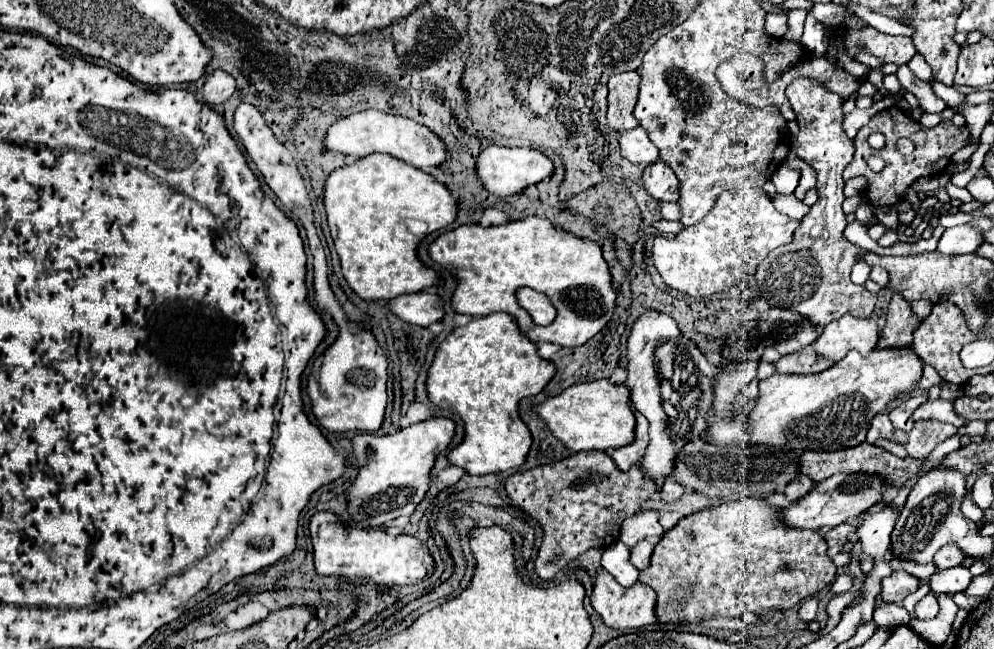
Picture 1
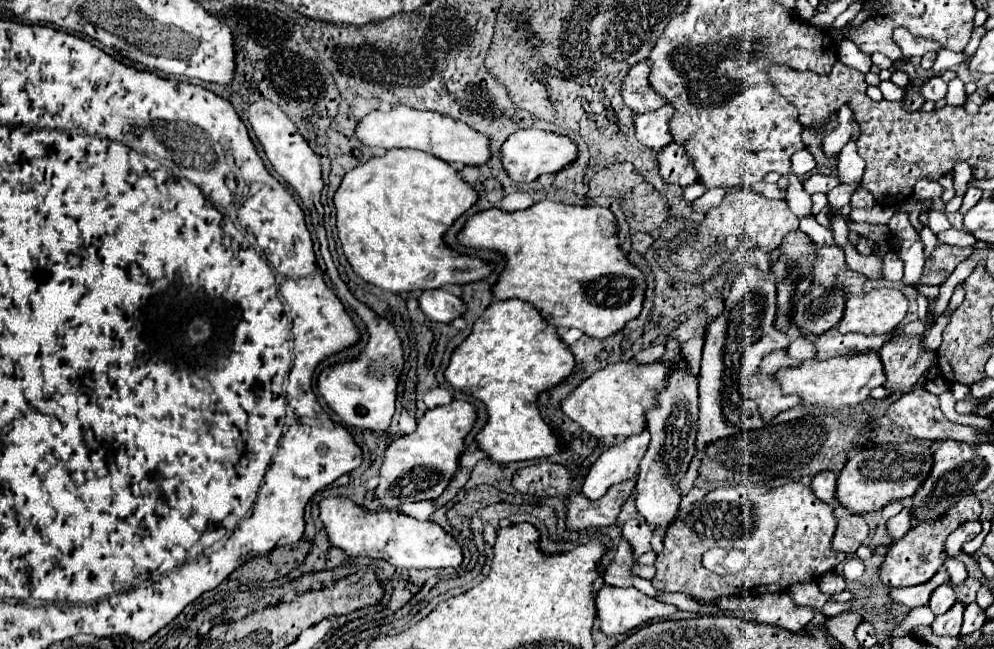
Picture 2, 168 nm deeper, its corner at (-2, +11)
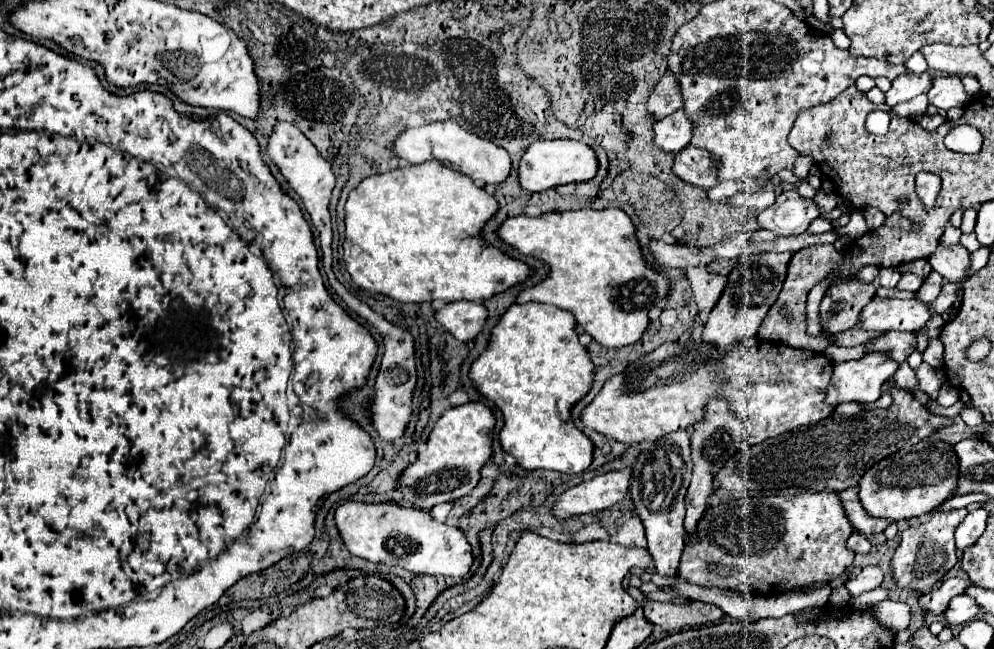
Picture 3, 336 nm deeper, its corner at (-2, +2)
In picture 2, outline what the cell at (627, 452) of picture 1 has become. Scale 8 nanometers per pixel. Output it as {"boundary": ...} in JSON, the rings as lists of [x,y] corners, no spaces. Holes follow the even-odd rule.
{"boundary":[[[644,429],[640,435],[632,435],[624,443],[604,451],[584,477],[582,493],[588,499],[600,499],[612,485],[632,479],[638,471],[640,457],[644,457],[648,441],[650,433]]]}

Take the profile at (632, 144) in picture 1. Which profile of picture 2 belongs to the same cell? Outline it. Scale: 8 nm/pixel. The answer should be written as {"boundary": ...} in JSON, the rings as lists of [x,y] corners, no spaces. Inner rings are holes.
{"boundary":[[[664,105],[656,111],[636,115],[634,117],[636,139],[640,143],[652,147],[654,151],[660,151],[662,147],[666,147],[672,141],[672,133],[670,133],[670,127],[668,127],[668,119],[672,119],[672,115],[674,115],[672,105]]]}

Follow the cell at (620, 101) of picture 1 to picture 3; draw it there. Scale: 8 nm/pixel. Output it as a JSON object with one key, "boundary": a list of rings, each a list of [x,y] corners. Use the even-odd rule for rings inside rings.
{"boundary":[[[666,72],[652,88],[646,108],[654,118],[664,118],[664,116],[670,116],[672,112],[680,110],[682,106],[684,106],[684,102],[678,92],[678,82],[670,72]]]}

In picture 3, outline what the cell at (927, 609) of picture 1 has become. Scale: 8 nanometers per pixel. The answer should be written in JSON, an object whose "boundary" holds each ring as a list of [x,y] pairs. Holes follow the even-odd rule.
{"boundary":[[[956,596],[952,598],[952,602],[948,604],[948,610],[944,612],[944,620],[952,626],[952,624],[966,624],[970,620],[974,620],[978,614],[978,604],[968,598],[968,596]]]}

